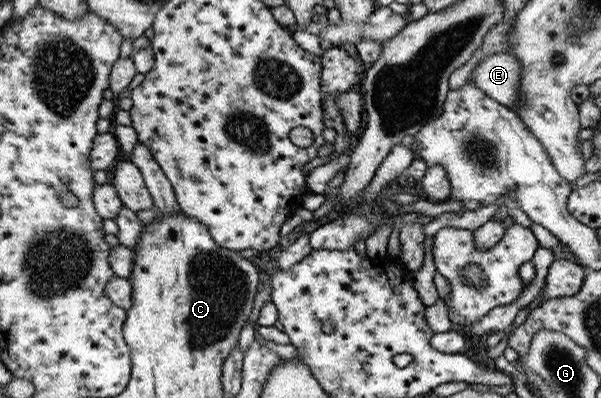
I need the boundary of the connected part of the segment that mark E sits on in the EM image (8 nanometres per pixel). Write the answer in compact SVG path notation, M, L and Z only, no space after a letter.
M488 54L470 71L469 80L496 103L512 108L520 102L520 63L508 54Z

